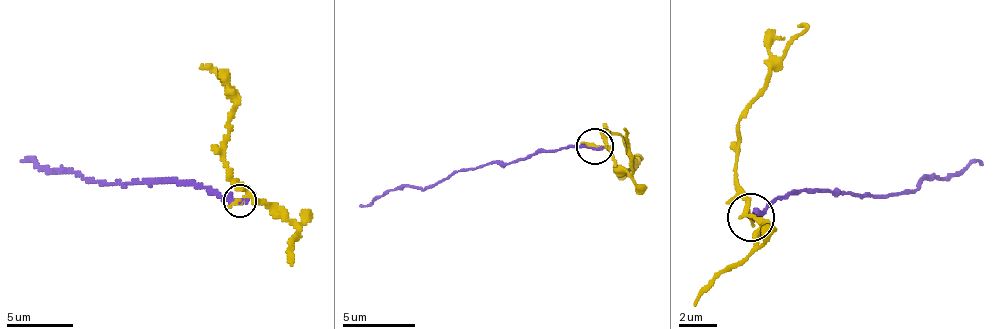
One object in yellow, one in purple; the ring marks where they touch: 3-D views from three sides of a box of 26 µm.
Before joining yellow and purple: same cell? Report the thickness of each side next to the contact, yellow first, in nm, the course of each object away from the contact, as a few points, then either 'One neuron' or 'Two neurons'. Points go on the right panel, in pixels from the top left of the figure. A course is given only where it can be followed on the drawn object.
Thickness 170 nm (yellow) against 280 nm. Course of yellow: (751, 215), (736, 169), (736, 126), (766, 73), (801, 36), (796, 27). Course of purple: (751, 215), (797, 196), (825, 192), (874, 196), (911, 193), (922, 180), (980, 164). Two neurons

